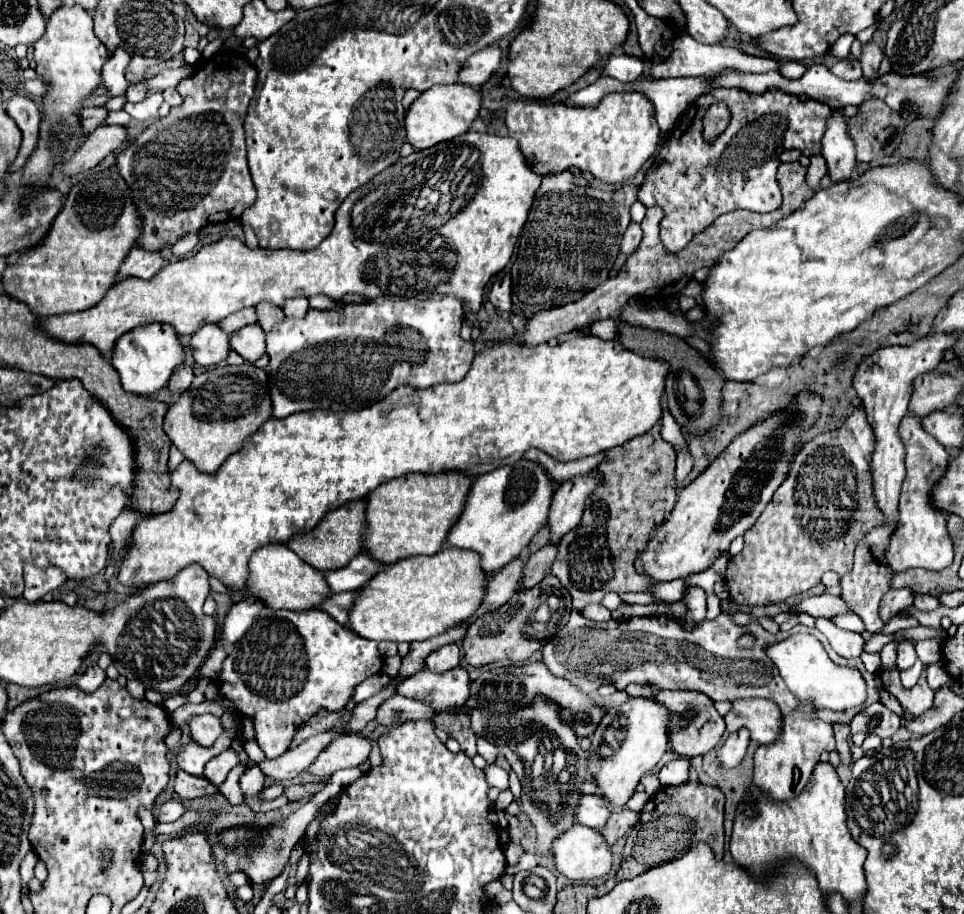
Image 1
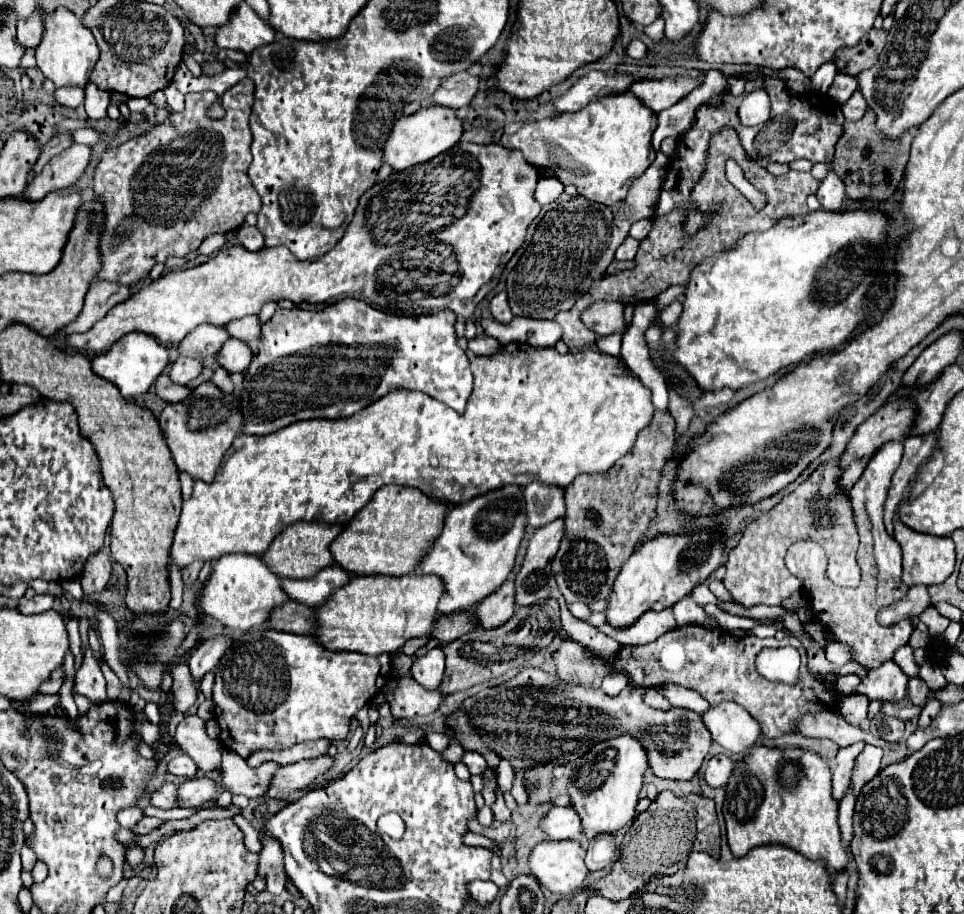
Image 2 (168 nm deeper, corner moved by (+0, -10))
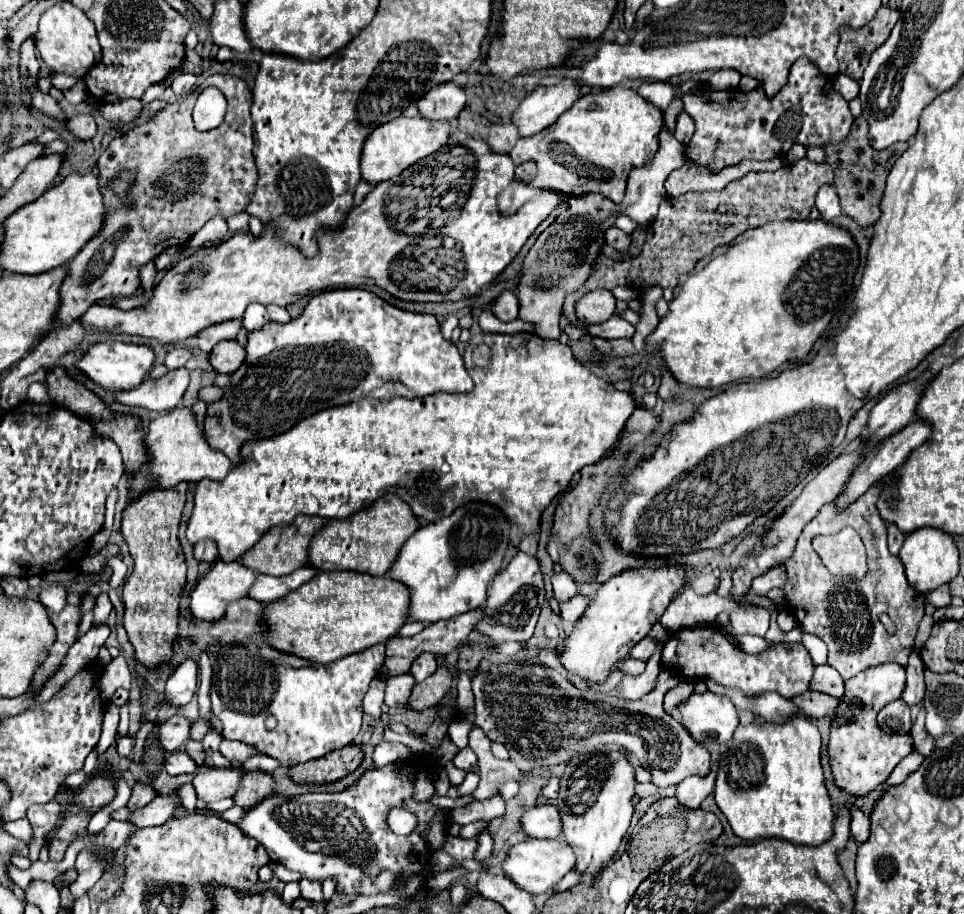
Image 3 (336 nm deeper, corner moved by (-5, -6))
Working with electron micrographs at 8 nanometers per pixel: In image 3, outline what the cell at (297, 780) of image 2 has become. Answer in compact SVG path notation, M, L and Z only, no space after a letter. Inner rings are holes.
M248 772L244 776L242 788L238 790L238 796L234 800L242 808L252 808L274 792L276 792L276 780L274 780L272 774L268 774L268 772Z

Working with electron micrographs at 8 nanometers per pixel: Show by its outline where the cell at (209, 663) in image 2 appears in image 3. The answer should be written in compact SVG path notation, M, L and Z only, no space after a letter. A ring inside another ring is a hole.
M188 658L168 678L164 700L170 702L172 706L184 706L194 698L196 688L198 688L198 664L196 660Z

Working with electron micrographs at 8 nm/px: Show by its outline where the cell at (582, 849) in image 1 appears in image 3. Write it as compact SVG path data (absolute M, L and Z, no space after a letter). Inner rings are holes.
M528 838L526 842L516 844L510 848L508 858L504 862L504 870L520 888L526 888L530 894L544 894L554 888L556 882L560 882L572 868L576 866L576 856L564 840L534 840Z

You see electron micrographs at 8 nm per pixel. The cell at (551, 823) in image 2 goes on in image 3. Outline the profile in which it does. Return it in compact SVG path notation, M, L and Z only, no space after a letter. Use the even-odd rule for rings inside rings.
M534 806L524 812L522 828L530 838L560 838L562 818L556 806Z

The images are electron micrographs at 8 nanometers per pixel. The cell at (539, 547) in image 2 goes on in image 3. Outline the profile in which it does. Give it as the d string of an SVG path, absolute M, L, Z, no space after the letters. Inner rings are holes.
M518 552L514 560L506 566L506 570L502 570L494 578L494 584L490 586L490 596L484 606L486 616L482 622L478 622L478 630L498 644L508 640L528 640L534 634L534 626L544 606L544 594L546 588L540 560L526 552Z

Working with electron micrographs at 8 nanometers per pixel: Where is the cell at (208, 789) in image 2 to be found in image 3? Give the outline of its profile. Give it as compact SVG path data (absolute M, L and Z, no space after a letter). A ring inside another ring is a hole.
M178 790L170 792L170 794L158 794L150 806L144 806L140 810L134 810L132 816L128 818L130 822L138 824L138 828L146 828L146 826L160 826L164 824L168 818L176 816L176 812L182 810L182 802L180 802L180 794Z

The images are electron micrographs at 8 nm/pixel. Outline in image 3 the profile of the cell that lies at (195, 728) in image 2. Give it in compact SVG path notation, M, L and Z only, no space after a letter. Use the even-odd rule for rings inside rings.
M172 716L160 724L158 740L166 752L176 752L190 738L192 724L184 716Z

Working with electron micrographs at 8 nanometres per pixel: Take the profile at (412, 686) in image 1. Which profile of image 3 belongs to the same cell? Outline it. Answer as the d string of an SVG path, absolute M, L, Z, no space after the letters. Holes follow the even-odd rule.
M410 674L388 678L386 680L386 698L384 698L384 702L390 708L404 708L404 706L408 706L414 684L416 682L414 682L414 678Z

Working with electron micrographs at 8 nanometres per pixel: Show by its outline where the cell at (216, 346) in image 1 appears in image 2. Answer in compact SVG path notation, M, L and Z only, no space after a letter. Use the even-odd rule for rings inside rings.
M179 356L179 358L173 362L173 366L171 366L169 378L171 378L171 382L175 382L175 384L187 384L187 382L193 380L201 370L203 370L203 362L201 362L201 360L193 360L193 358Z

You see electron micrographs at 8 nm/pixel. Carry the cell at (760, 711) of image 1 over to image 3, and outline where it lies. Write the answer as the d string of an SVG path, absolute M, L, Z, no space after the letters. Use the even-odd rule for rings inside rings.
M712 692L692 694L678 706L678 720L690 728L690 734L698 742L728 742L740 720L736 706L726 698Z

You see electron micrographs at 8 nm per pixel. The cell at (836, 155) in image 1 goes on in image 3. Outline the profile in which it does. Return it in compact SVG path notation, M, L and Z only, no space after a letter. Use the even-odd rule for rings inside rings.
M826 184L818 190L818 196L816 196L816 208L820 210L820 218L826 220L826 222L832 222L834 218L838 218L842 214L842 208L840 208L840 198L838 198L838 192L832 184Z

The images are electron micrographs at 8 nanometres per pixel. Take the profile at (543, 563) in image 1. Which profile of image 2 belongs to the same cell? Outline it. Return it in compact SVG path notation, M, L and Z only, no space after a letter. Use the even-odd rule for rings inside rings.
M505 582L497 592L489 594L477 606L477 620L481 620L481 628L497 628L505 624L515 612L515 592L513 582Z

